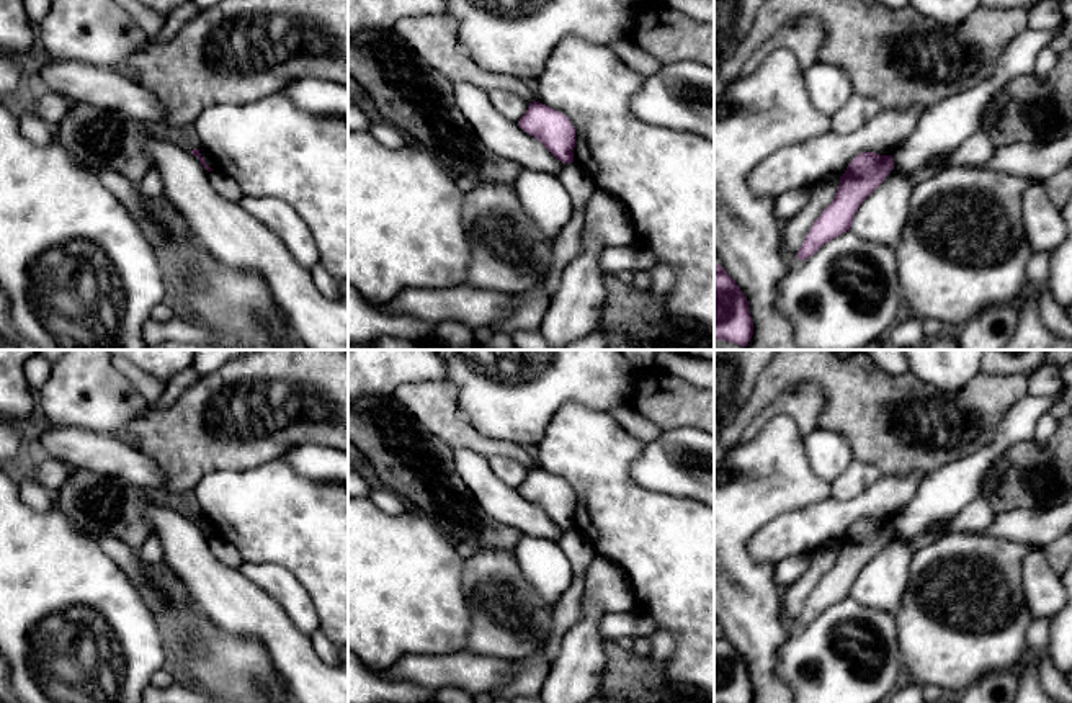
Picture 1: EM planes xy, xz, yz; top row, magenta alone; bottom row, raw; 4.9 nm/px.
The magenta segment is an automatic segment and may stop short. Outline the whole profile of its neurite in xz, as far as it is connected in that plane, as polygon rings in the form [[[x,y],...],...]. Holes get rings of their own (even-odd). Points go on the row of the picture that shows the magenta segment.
[[[529,103],[518,126],[536,137],[561,162],[574,162],[575,129],[562,113],[539,103]]]

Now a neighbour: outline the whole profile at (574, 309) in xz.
[[[585,226],[582,252],[567,263],[561,284],[549,301],[539,330],[551,350],[565,350],[598,325],[606,298],[601,252],[605,247]]]

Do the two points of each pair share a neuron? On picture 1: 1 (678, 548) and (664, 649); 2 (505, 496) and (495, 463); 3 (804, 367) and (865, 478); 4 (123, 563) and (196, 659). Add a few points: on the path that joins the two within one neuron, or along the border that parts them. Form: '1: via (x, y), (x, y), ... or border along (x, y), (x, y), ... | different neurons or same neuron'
1: border along (657, 630), (674, 638), (664, 661) | different neurons
2: border along (486, 458), (491, 470), (517, 489) | different neurons
3: border along (853, 458), (871, 463), (881, 474) | different neurons
4: via (142, 586), (188, 635) | same neuron

